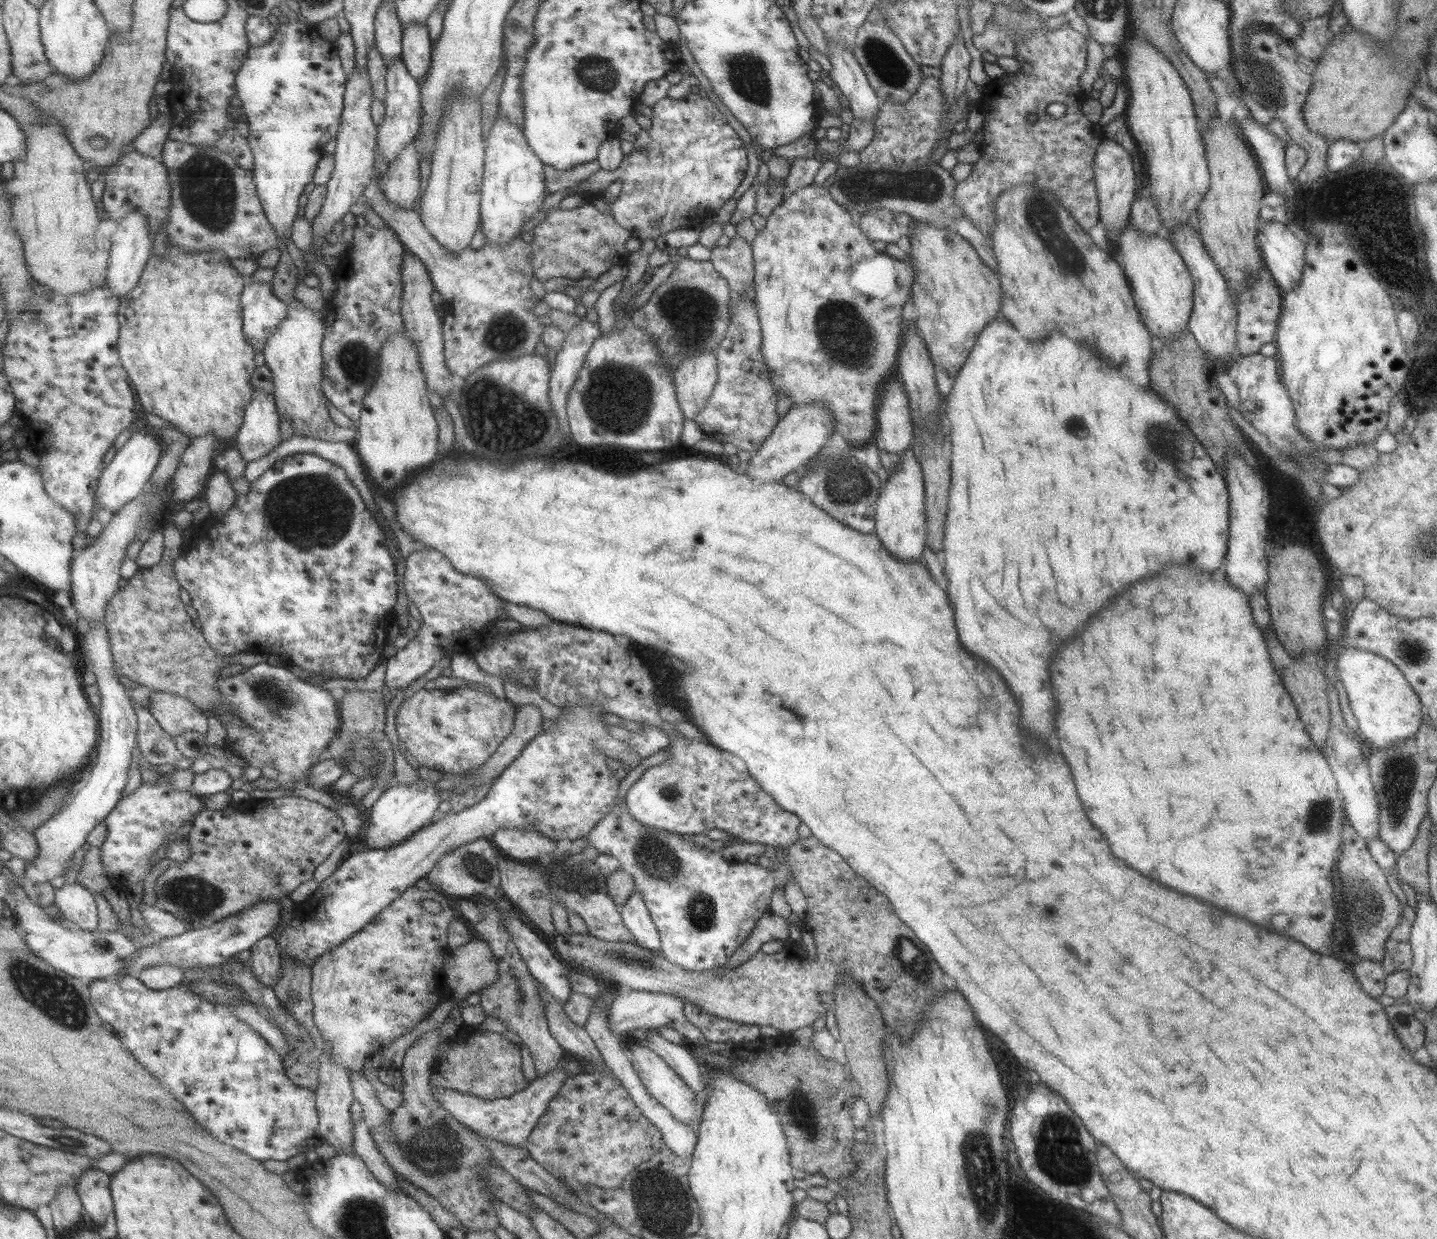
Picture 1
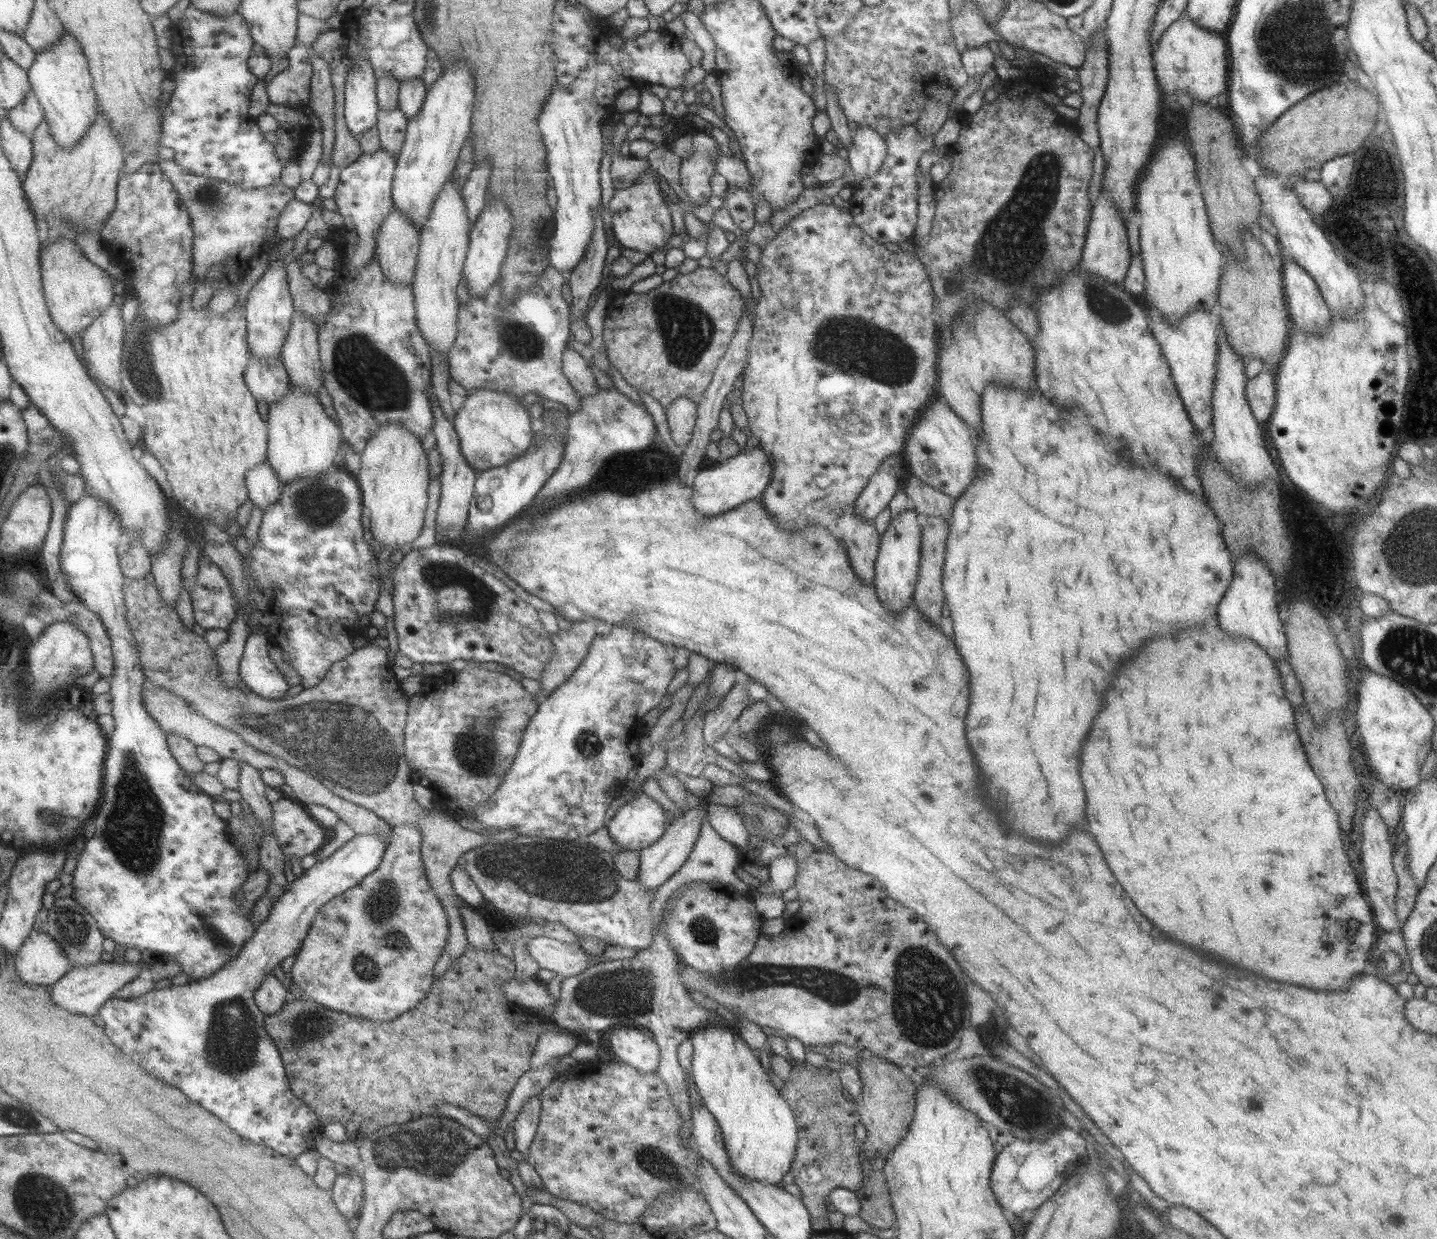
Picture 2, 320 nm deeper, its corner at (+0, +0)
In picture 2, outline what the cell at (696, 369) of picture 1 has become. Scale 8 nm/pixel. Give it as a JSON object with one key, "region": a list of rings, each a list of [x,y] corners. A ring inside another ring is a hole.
{"region":[[[680,396],[664,409],[671,440],[680,448],[691,441],[695,427],[696,404],[697,401]]]}

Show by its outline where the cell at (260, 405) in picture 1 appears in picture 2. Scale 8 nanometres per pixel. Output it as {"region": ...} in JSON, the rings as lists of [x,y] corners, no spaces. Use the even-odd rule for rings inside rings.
{"region":[[[267,458],[263,463],[247,469],[247,496],[253,507],[267,510],[281,497],[281,485],[271,471]]]}

